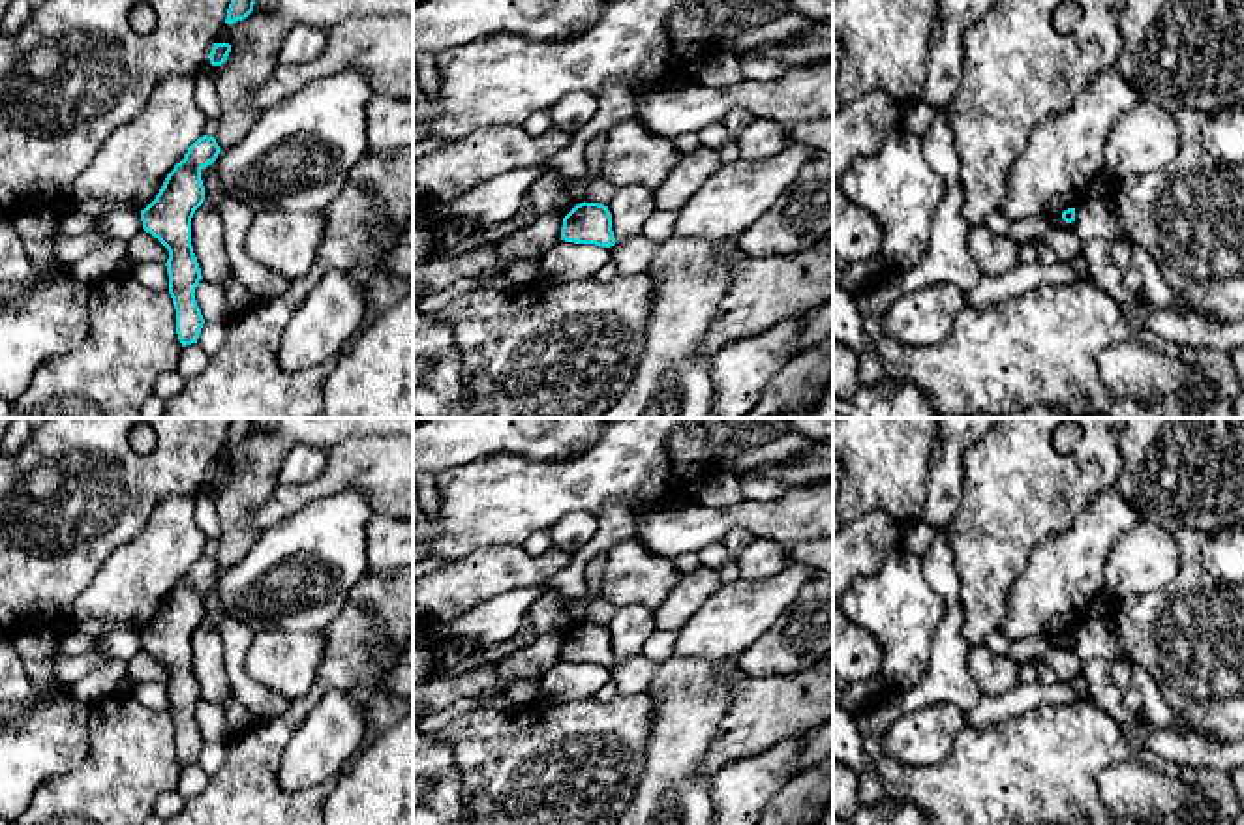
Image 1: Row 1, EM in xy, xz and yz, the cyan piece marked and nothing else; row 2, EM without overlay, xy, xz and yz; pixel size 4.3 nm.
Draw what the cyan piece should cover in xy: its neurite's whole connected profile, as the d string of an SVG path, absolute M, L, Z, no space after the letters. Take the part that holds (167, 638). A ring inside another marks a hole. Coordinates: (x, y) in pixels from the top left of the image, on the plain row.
M199 557L167 594L156 619L141 630L143 649L169 671L165 682L169 714L176 729L176 754L182 767L197 763L205 744L195 720L203 696L191 666L191 638L205 621L201 589L212 585L220 572L214 557Z

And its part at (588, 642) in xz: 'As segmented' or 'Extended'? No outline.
As segmented

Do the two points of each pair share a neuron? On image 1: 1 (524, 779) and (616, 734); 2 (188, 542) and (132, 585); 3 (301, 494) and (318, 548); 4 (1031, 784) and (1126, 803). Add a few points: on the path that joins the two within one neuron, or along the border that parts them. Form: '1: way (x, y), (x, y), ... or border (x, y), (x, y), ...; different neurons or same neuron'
1: way (546, 775), (560, 775), (593, 752); same neuron
2: way (175, 542), (145, 572); same neuron
3: border (346, 490), (314, 499), (265, 527); different neurons
4: border (1128, 762), (1100, 773), (1104, 805); different neurons

